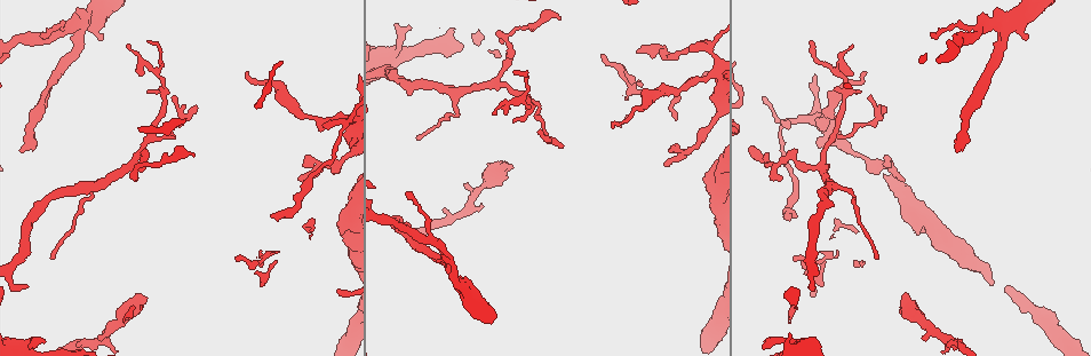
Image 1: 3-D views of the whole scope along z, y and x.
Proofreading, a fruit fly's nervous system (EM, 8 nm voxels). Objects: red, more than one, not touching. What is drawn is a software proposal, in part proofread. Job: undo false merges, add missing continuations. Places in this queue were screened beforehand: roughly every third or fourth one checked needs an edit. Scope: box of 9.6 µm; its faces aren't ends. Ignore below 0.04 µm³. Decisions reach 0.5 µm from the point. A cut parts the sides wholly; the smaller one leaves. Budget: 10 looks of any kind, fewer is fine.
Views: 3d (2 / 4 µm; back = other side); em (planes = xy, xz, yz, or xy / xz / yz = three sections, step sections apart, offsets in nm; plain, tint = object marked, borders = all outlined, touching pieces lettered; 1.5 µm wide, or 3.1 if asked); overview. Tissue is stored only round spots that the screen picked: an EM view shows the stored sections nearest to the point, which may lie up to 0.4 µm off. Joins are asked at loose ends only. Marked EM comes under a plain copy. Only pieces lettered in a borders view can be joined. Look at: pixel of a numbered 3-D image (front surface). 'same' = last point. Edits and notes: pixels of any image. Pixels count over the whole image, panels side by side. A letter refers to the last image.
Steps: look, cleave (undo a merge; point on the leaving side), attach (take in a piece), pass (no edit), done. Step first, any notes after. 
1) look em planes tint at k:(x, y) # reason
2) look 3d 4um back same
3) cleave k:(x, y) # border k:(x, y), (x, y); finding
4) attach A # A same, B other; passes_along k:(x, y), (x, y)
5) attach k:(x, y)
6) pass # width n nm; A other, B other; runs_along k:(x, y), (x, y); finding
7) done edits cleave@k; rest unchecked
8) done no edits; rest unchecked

look em yz step 8 borders at 1:(792, 216) # an open end

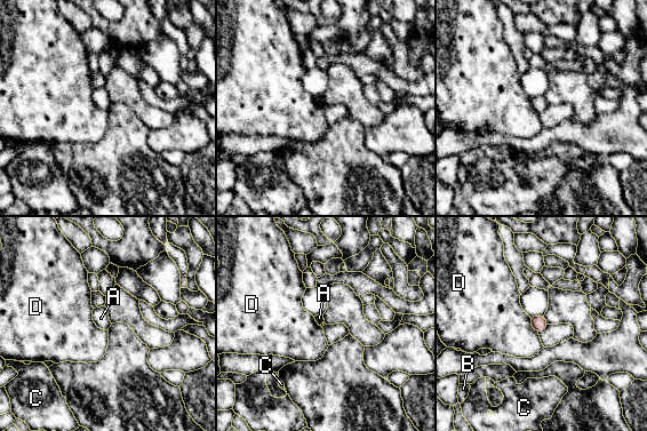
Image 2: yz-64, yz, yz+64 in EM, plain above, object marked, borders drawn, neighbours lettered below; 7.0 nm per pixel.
look em planes borders same # another direction

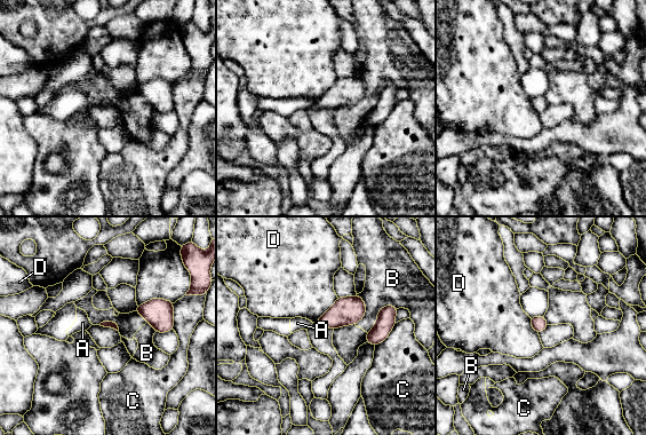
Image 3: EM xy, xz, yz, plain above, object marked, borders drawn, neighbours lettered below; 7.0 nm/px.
pass # A other, B other, C other, D other; border 3:(337, 298), (316, 322); no lettered piece goes on from it

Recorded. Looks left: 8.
look em planes borders at 1:(101, 40) # thick end

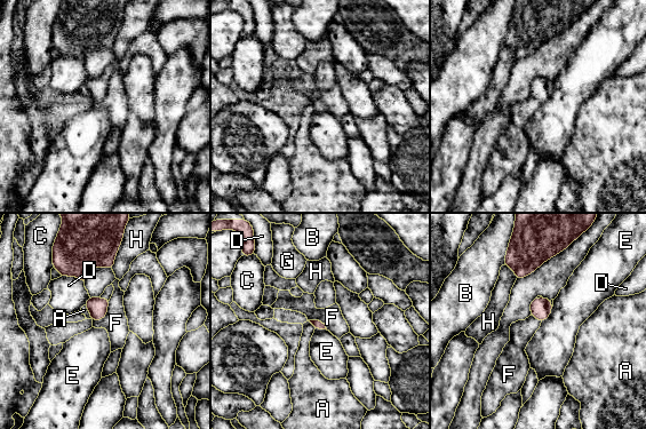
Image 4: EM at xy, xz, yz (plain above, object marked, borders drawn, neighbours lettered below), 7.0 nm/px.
pass # A other, B other, C other, D other, E other, F other, G other, H other; border 4:(110, 300), (106, 314), (93, 320); none of them fits

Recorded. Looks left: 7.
look em xz step 4 borders at 1:(864, 71) # thin end

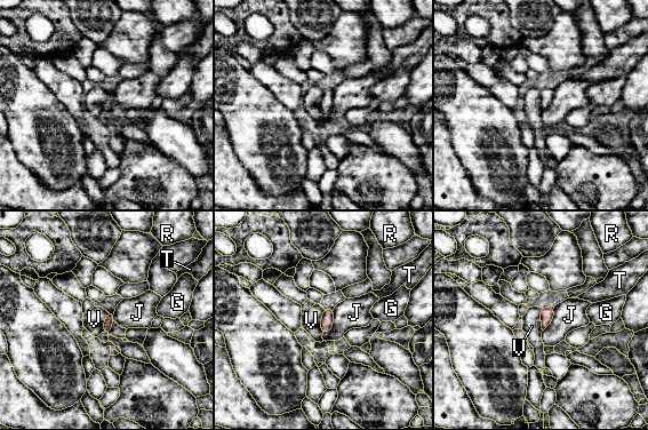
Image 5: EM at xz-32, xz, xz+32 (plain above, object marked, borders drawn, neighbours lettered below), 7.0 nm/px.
look em planes borders same # another direction

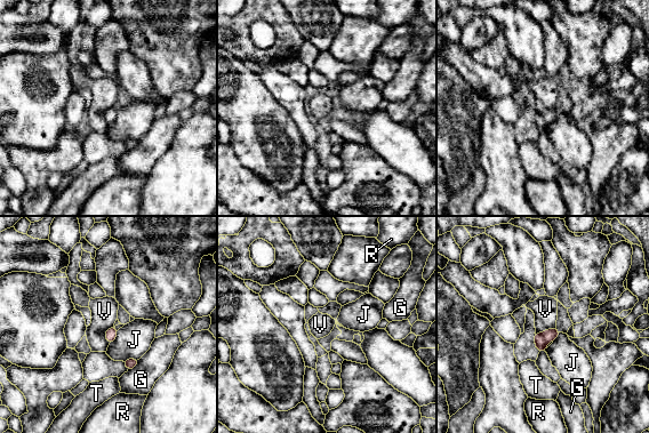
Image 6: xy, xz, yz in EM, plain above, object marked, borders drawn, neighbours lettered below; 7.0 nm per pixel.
pass # width 80 nm; G other, J other, R other, T other, V other; border 6:(113, 326), (105, 333), (109, 344); none of them fits

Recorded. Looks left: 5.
look 3d 4um at 1:(790, 127) # free end

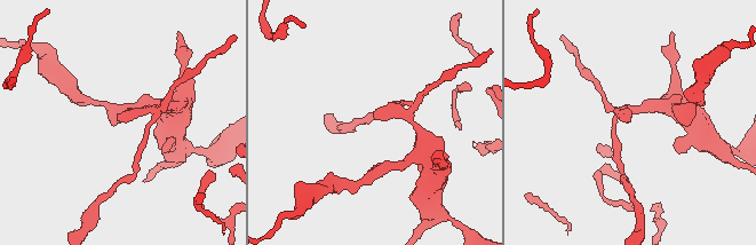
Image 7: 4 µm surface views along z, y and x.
look em xz step 8 borders at 7:(121, 121) # shape alone is not enough

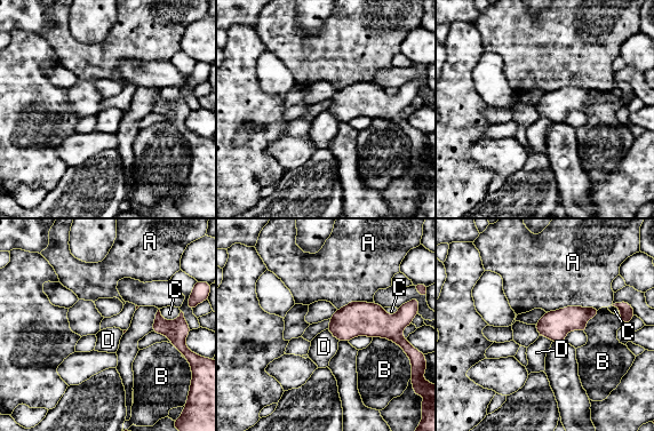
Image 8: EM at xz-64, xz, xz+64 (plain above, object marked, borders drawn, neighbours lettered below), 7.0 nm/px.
pass # A other, B other, C other, D other; no lettered piece goes on from it

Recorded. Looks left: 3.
done no edits; rest unchecked

